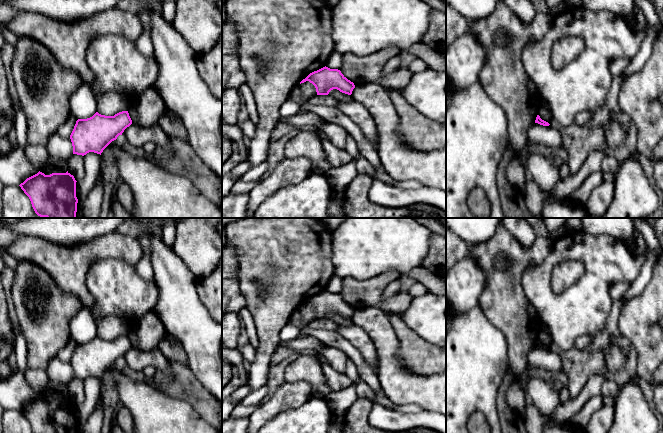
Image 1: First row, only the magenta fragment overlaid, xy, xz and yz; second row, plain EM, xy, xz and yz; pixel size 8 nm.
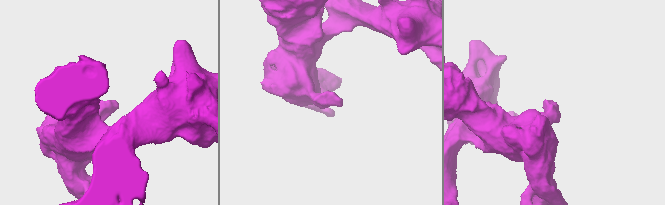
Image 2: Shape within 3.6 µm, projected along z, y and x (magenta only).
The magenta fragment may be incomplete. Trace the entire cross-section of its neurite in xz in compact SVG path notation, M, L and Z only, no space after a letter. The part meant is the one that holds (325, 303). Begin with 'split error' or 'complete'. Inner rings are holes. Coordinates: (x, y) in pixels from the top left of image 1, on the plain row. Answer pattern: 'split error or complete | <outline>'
complete | M326 290L310 297L300 308L306 305L315 310L317 319L328 319L333 313L351 319L355 312L354 307L348 304L340 294L330 293Z

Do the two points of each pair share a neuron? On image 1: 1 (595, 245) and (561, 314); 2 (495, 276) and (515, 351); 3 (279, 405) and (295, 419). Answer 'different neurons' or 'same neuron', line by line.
1: same neuron
2: same neuron
3: different neurons

